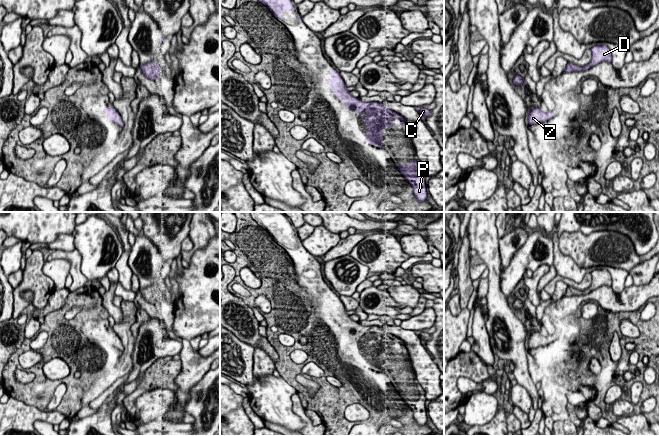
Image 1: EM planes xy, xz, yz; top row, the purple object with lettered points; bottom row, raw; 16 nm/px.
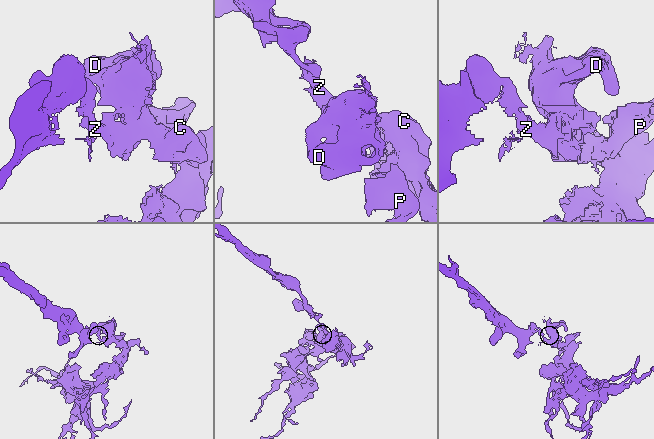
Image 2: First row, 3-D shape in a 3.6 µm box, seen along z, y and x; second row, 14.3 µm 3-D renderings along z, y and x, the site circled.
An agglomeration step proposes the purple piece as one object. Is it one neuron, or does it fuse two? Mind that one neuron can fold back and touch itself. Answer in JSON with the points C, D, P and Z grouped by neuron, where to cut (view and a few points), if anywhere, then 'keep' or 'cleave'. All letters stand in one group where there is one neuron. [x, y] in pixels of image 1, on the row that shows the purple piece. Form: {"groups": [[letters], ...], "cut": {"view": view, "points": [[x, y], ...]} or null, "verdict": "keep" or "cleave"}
{"groups": [["C", "D", "P", "Z"]], "cut": null, "verdict": "keep"}

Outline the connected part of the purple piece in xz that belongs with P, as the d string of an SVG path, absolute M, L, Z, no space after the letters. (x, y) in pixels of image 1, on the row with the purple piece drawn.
M410 161L408 165L395 166L405 177L405 179L411 184L413 193L419 202L423 202L427 199L427 192L425 186L425 167L421 161Z

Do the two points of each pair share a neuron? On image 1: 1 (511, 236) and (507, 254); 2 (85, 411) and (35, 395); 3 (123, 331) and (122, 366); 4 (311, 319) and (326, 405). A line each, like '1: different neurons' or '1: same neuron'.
1: same neuron
2: different neurons
3: same neuron
4: same neuron

